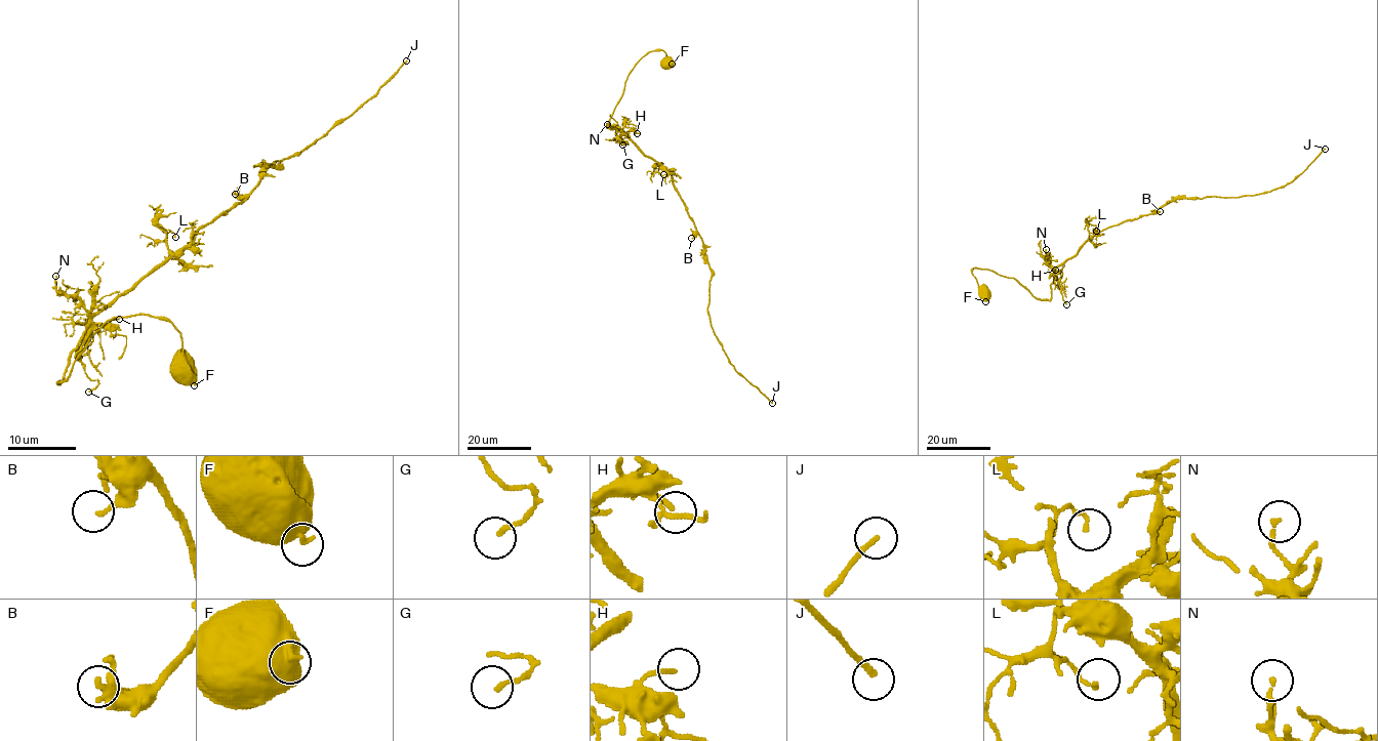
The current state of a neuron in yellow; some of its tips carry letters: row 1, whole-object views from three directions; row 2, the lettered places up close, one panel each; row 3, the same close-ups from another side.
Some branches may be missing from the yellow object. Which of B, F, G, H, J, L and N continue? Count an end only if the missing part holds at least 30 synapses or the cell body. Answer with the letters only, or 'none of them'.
J

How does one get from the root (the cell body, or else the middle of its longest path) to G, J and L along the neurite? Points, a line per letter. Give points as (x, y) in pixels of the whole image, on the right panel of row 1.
G: (1108, 227), (1089, 238), (1055, 269), (1066, 304)
J: (1108, 227), (1153, 212), (1178, 198), (1253, 196), (1284, 187), (1325, 149)
L: (1108, 227), (1091, 238), (1089, 234), (1095, 229), (1096, 231)

